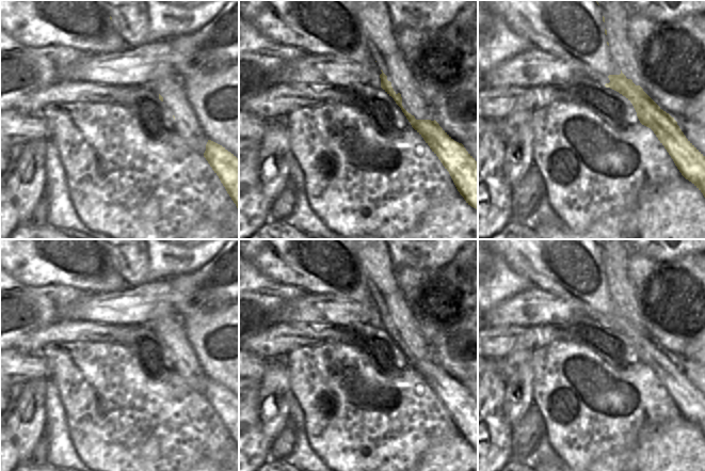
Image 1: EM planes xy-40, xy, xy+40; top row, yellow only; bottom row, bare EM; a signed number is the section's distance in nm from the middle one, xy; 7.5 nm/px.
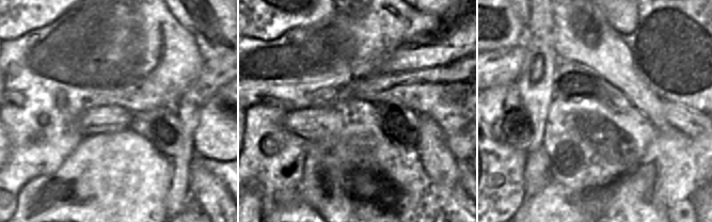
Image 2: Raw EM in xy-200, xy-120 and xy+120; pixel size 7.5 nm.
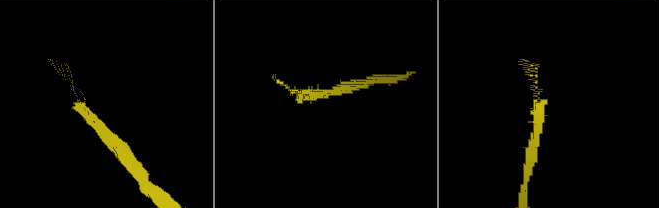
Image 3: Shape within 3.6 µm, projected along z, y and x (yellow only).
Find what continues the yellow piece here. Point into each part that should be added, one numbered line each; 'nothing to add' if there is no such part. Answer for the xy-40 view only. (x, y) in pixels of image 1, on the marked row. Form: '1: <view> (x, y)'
1: xy-40 (84, 25)

